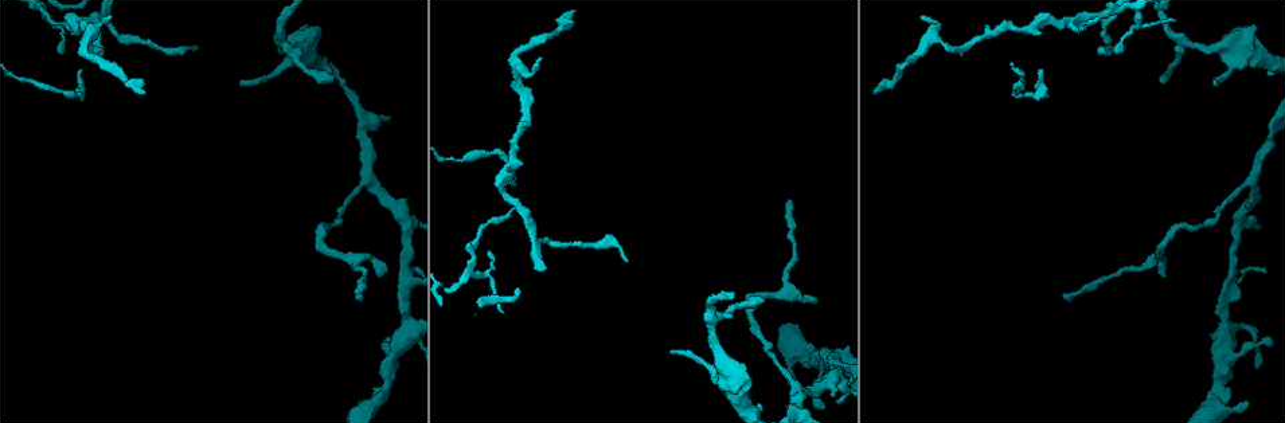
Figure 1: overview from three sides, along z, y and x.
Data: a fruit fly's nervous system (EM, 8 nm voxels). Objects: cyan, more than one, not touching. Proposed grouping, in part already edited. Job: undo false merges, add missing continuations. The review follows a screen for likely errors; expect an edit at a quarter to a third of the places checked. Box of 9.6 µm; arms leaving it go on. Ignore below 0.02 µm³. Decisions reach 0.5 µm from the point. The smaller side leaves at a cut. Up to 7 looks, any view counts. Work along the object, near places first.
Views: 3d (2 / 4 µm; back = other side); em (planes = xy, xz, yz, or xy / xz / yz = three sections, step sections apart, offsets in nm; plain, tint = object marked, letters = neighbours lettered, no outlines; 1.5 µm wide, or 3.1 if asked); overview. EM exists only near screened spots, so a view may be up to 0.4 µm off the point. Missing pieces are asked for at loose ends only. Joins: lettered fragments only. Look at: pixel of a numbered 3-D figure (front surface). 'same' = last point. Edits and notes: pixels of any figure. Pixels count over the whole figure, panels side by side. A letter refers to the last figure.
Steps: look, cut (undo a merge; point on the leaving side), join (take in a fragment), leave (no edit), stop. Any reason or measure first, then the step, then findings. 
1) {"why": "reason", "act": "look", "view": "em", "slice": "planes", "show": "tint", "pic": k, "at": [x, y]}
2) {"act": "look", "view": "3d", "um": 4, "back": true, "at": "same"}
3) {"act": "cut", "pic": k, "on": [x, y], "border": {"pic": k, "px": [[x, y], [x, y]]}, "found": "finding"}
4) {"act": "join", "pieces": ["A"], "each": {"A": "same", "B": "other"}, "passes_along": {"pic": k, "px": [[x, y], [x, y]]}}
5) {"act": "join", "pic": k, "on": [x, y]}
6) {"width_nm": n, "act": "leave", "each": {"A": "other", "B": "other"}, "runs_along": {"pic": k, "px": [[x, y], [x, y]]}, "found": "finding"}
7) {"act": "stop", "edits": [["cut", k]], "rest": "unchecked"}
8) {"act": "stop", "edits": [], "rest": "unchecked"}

{"why": "branch stops here", "act": "look", "view": "em", "slice": "planes", "show": "plain", "pic": 1, "at": [672, 350]}

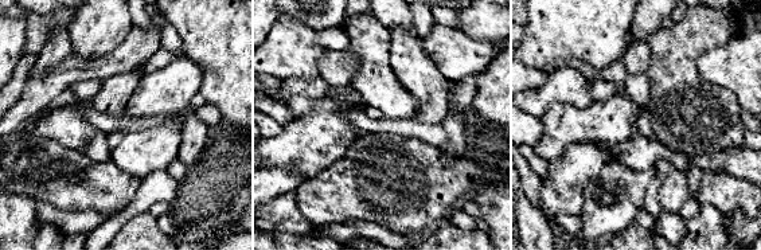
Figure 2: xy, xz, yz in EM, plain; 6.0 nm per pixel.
{"why": "what lies round it", "act": "look", "view": "em", "slice": "planes", "show": "letters", "at": "same"}

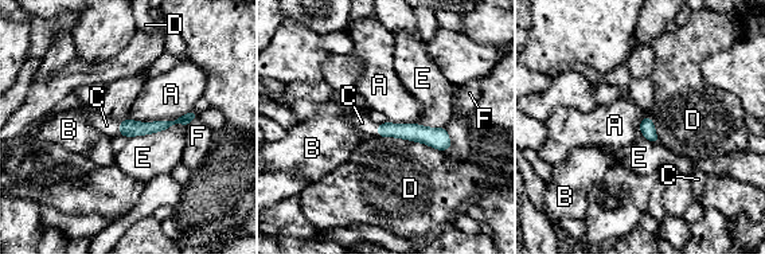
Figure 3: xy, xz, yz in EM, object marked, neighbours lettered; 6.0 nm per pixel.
{"act": "join", "pieces": ["C"], "each": {"A": "other", "B": "other", "C": "same", "D": "other", "E": "other", "F": "other"}, "passes_along": {"pic": 3, "px": [[128, 128], [120, 128], [106, 125]]}, "found": "it goes on there"}

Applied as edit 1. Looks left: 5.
{"why": "redraw", "act": "look", "view": "overview"}

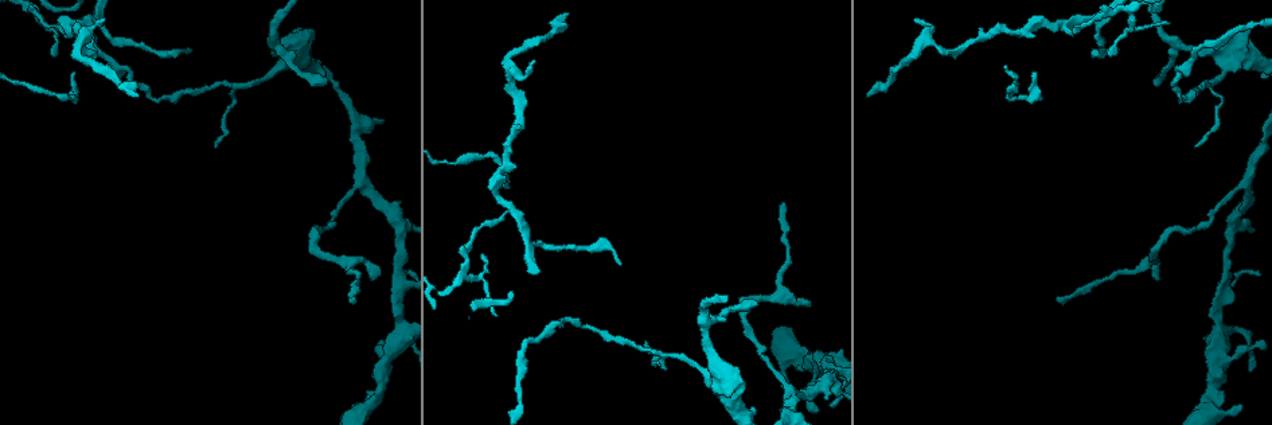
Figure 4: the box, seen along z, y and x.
{"act": "look", "view": "3d", "um": 4, "pic": 4, "at": [326, 82]}

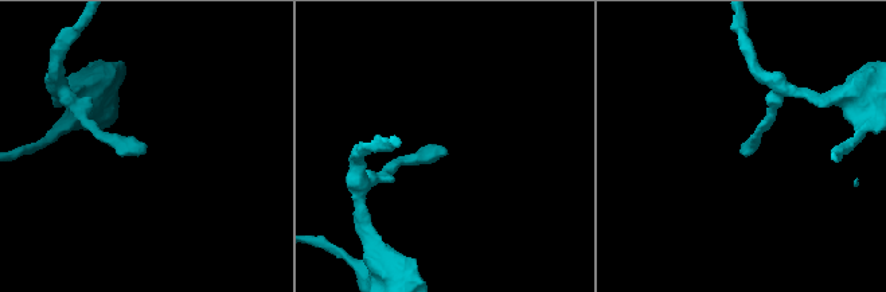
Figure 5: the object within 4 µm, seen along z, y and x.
{"act": "look", "view": "em", "slice": "yz", "step": 8, "show": "letters", "pic": 5, "at": [443, 155]}

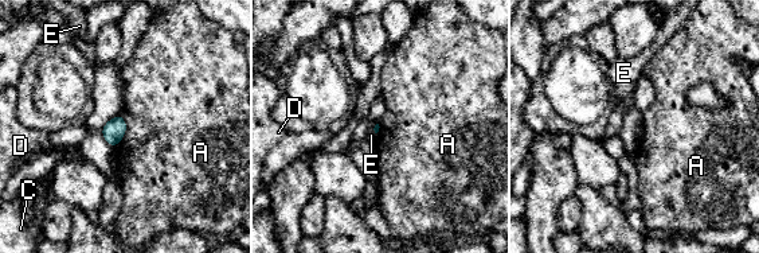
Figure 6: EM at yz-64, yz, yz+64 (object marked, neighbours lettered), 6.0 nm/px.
{"act": "look", "view": "em", "slice": "planes", "show": "letters", "at": "same"}

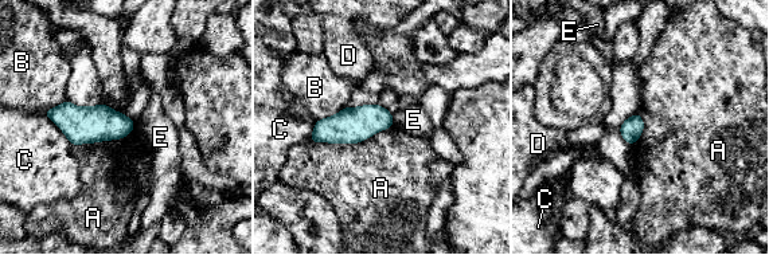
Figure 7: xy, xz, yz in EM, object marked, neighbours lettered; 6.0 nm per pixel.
{"width_nm": 130, "longest_contact_nm": ["A", 500], "act": "leave", "each": {"A": "other", "B": "other", "C": "other", "D": "other", "E": "other"}, "found": "no lettered fragment goes on from it"}

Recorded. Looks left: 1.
{"act": "stop", "edits": [["join", 3]], "rest": "unchecked"}

